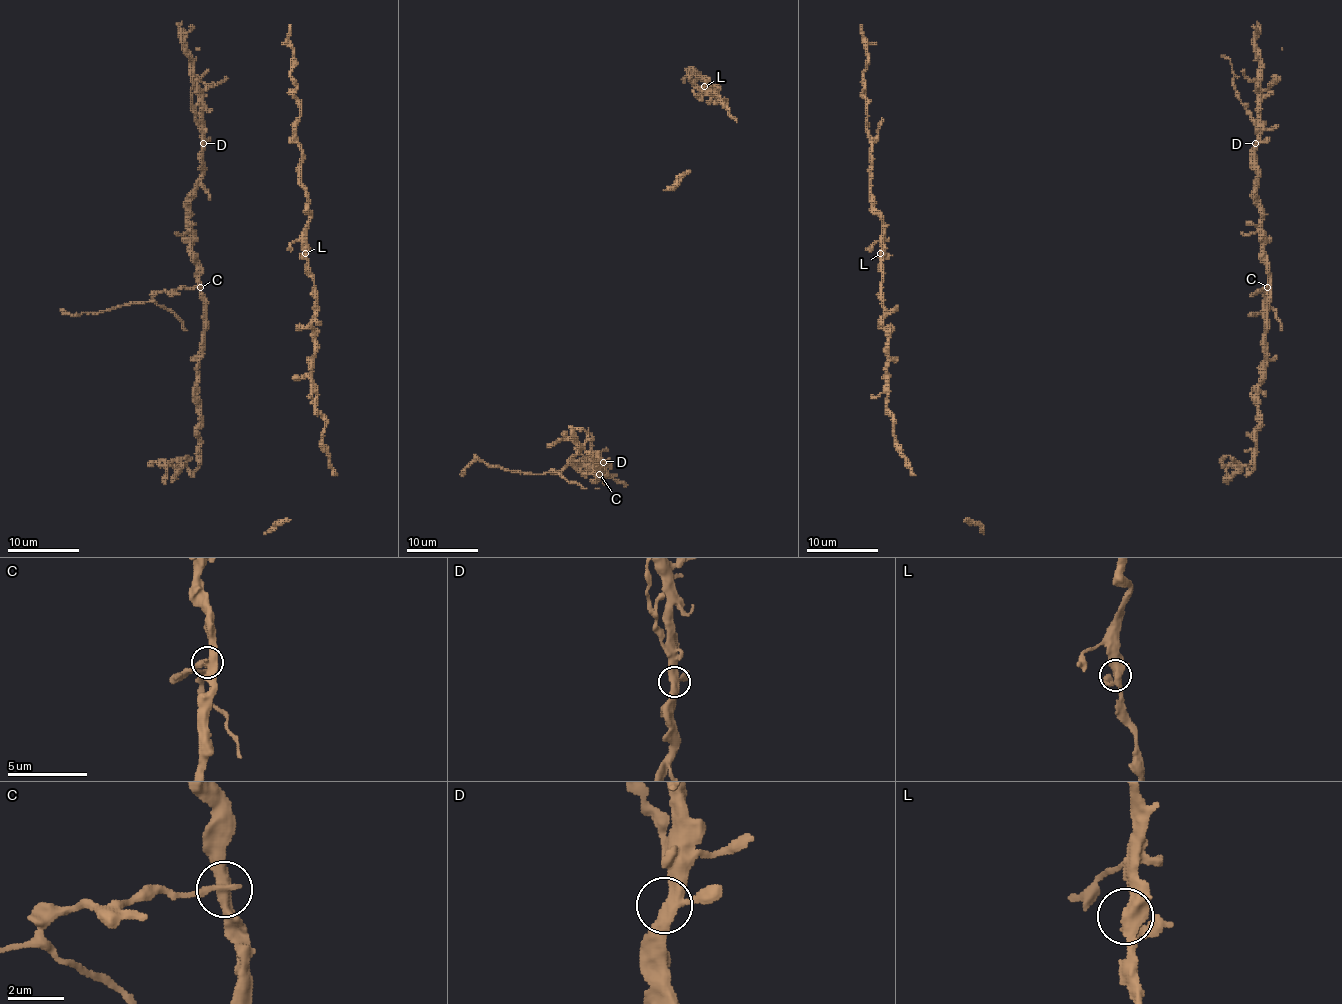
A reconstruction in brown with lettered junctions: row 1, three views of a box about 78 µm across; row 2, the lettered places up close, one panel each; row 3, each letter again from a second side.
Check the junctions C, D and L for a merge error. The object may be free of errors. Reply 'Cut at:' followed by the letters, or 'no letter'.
Cut at: C

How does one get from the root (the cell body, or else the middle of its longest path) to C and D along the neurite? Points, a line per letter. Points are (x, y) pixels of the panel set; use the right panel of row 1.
C: (1221, 468), (1226, 455), (1250, 471), (1255, 466), (1268, 287)
D: (1221, 468), (1226, 455), (1250, 471), (1255, 466), (1268, 305), (1268, 257), (1257, 194), (1255, 143)

